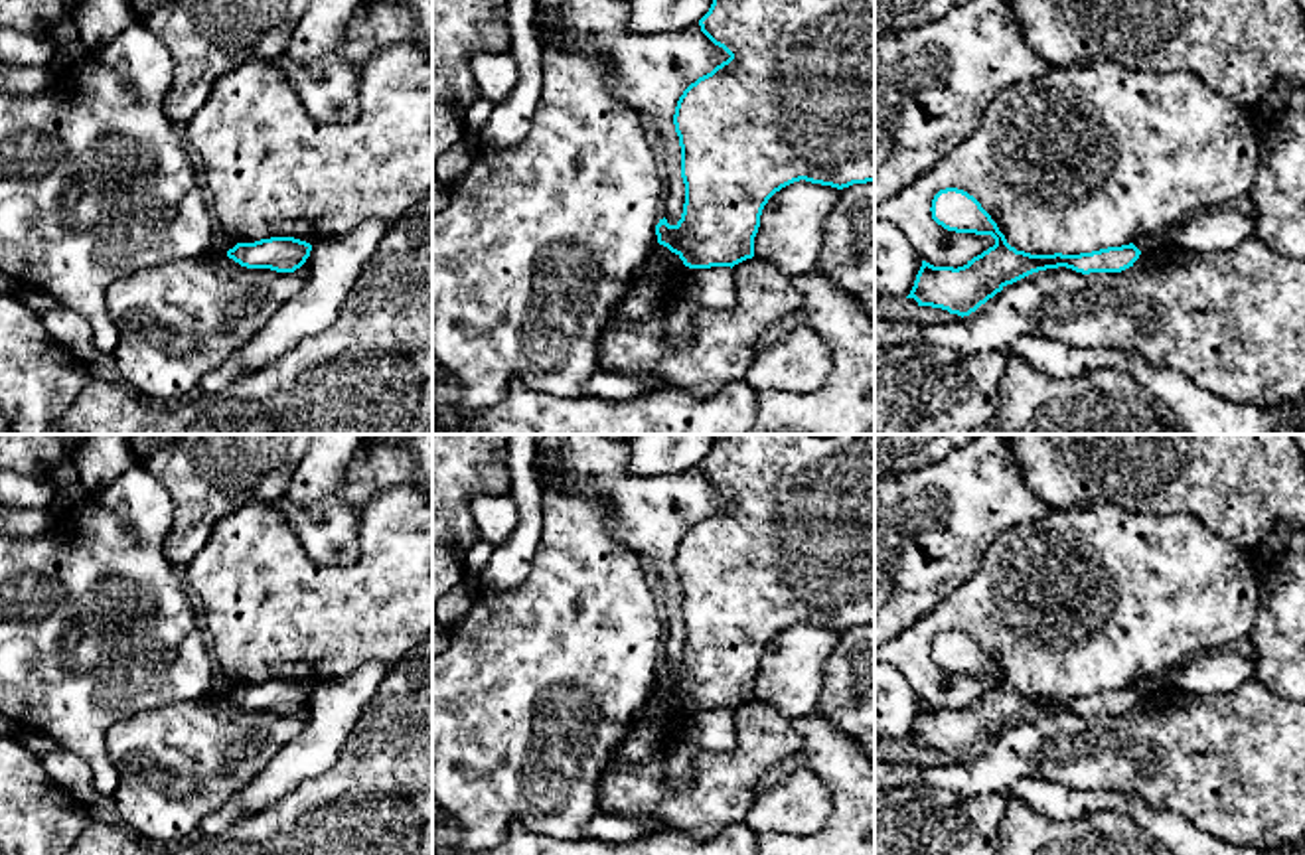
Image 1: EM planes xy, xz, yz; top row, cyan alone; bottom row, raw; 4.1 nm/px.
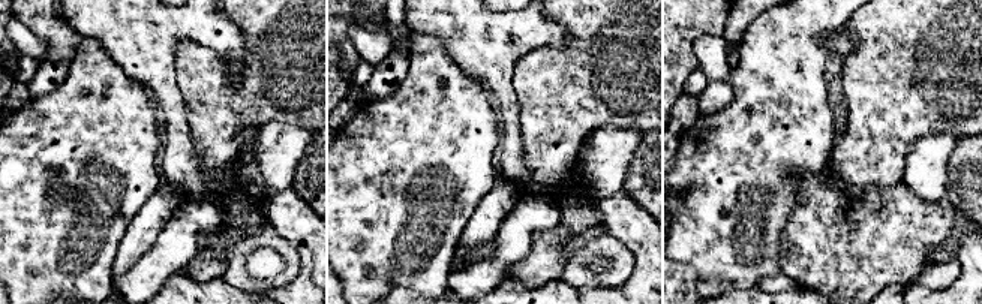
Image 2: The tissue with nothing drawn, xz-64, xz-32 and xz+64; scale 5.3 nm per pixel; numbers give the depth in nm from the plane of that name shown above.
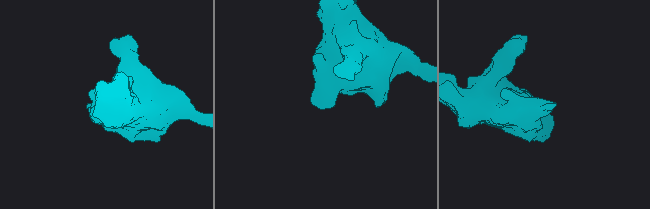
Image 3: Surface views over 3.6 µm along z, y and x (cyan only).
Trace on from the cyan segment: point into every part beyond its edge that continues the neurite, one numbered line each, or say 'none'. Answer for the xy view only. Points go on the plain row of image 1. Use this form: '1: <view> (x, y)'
none

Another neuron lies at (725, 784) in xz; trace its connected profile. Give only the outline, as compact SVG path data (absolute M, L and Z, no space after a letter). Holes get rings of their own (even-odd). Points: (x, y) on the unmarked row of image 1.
M752 699L732 709L734 748L699 754L693 762L693 782L671 792L665 786L663 760L667 748L685 735L691 713L683 707L661 729L659 748L642 762L626 762L626 737L620 740L598 778L600 814L642 814L653 823L655 833L679 829L705 841L732 823L746 823L764 780L800 762L804 738L794 721Z

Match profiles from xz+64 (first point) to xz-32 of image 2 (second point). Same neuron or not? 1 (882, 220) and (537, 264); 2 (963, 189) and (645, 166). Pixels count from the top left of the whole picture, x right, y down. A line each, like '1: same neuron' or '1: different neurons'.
1: same neuron
2: same neuron

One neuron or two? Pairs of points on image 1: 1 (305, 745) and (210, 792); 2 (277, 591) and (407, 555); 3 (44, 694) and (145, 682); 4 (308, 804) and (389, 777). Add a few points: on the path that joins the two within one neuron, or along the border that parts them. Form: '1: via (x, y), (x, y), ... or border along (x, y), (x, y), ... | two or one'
1: border along (299, 731), (233, 796) | two
2: via (308, 593), (370, 593), (376, 587) | one
3: via (70, 682), (119, 682) | one
4: via (328, 800), (336, 796), (370, 796) | one

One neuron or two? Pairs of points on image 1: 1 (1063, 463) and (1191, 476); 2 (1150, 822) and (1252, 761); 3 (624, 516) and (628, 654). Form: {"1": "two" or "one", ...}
{"1": "one", "2": "two", "3": "two"}

